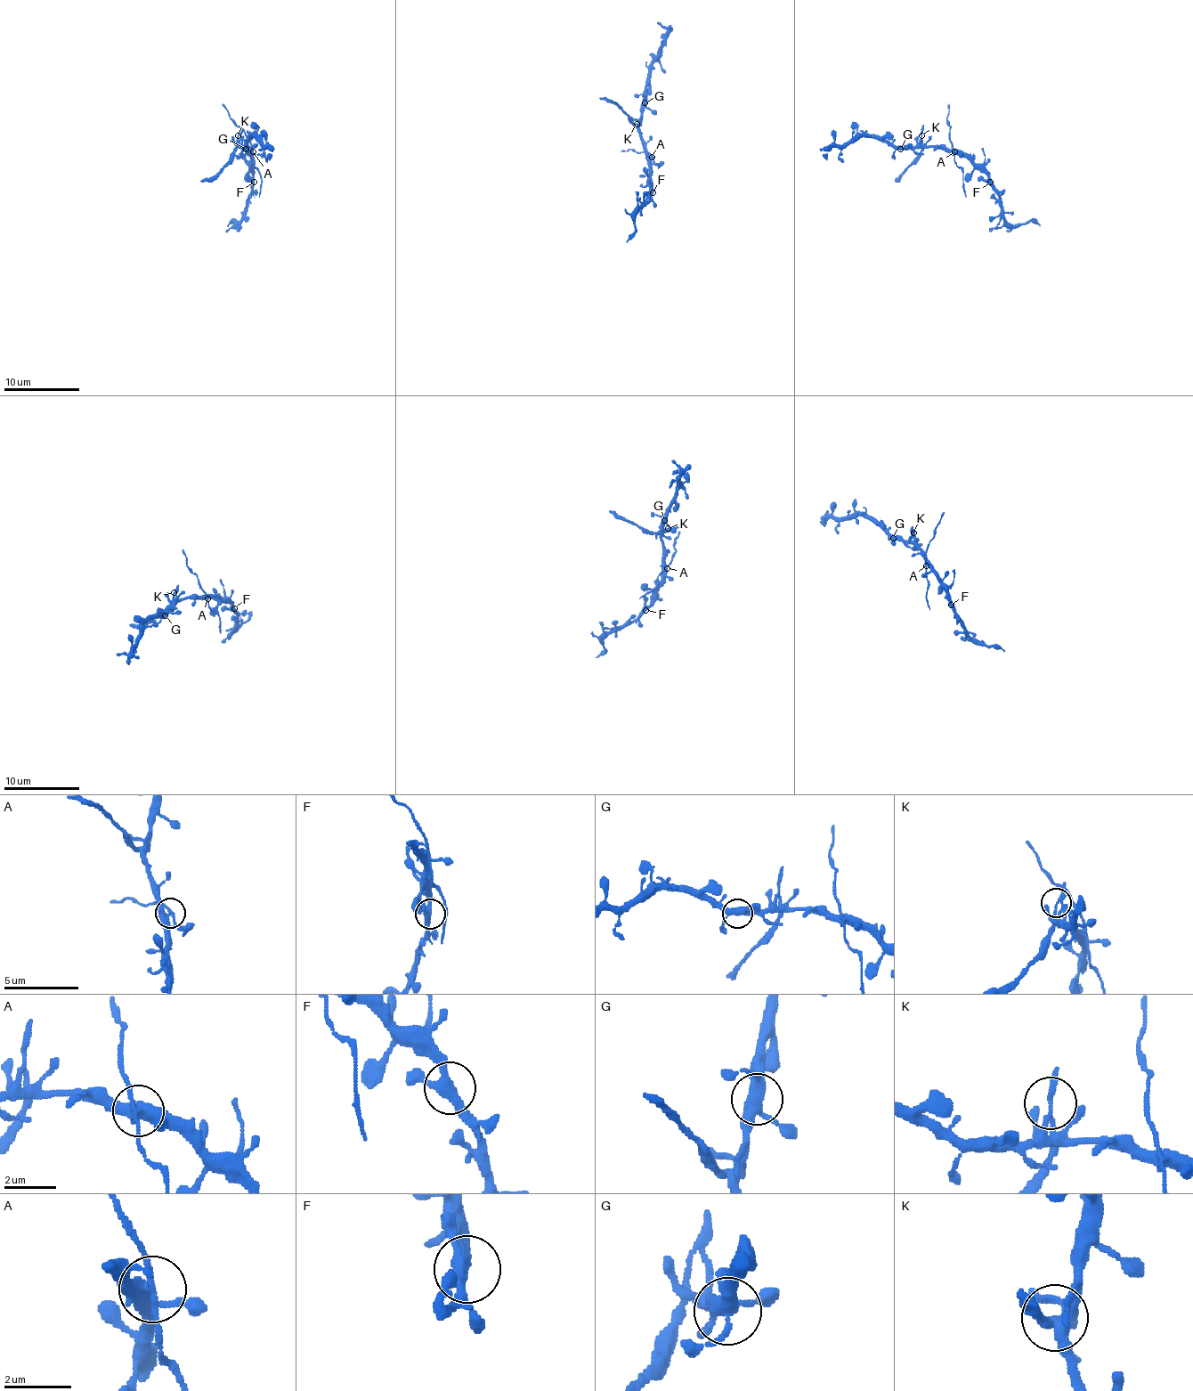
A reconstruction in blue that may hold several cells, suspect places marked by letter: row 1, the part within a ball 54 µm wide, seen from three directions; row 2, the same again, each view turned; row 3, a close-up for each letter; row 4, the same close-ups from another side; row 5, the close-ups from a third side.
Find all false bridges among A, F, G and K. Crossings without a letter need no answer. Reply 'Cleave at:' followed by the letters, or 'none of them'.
Cleave at: A, K

